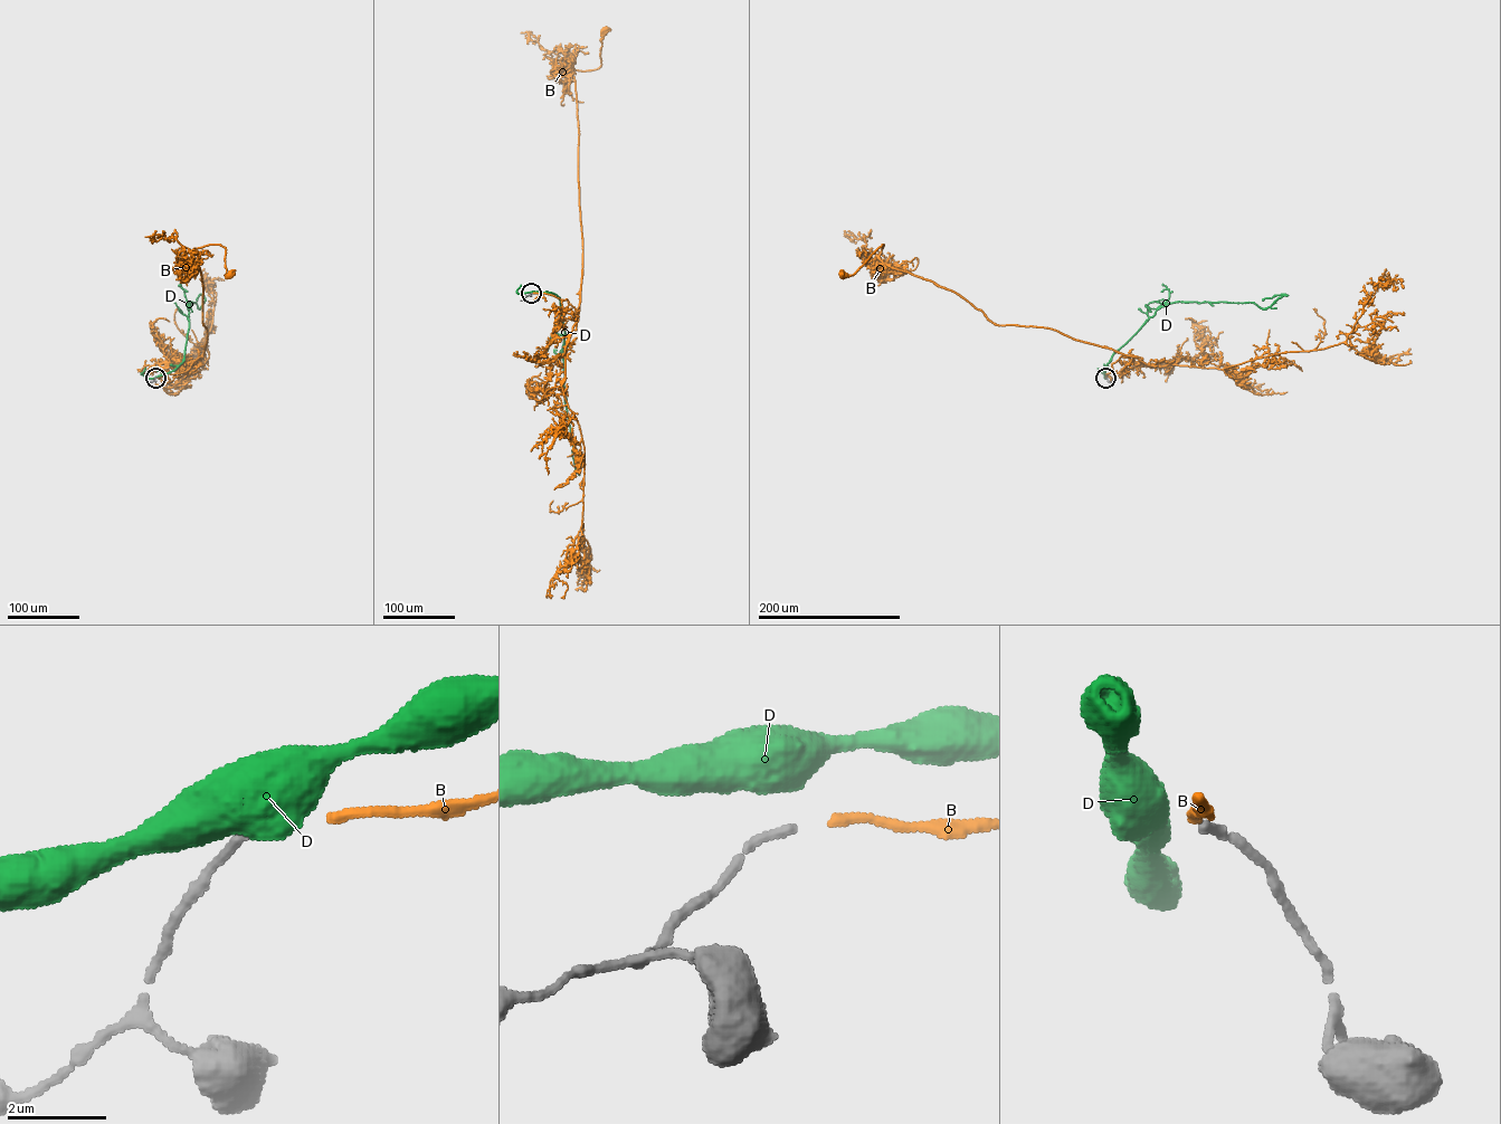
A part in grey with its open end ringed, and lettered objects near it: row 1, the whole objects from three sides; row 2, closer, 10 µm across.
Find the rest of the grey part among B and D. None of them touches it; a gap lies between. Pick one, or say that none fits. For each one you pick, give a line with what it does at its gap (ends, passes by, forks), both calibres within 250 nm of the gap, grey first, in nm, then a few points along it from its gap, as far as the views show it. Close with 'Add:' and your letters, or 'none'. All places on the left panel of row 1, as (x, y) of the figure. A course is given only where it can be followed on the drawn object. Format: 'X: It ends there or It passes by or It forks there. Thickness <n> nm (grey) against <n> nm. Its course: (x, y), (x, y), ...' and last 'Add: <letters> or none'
B: It ends there. Thickness 170 nm (grey) against 190 nm. Its course: (157, 378), (187, 371), (202, 355), (206, 344), (203, 285), (191, 251), (221, 245), (226, 274), (231, 274)
Add: B

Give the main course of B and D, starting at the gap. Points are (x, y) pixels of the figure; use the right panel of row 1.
B: (1105, 378), (1127, 355), (1048, 329), (995, 324), (952, 292), (887, 266), (883, 244), (842, 274)
D: (1105, 378), (1104, 368), (1112, 355), (1161, 306), (1176, 302), (1254, 302), (1265, 308), (1285, 294), (1263, 301)

